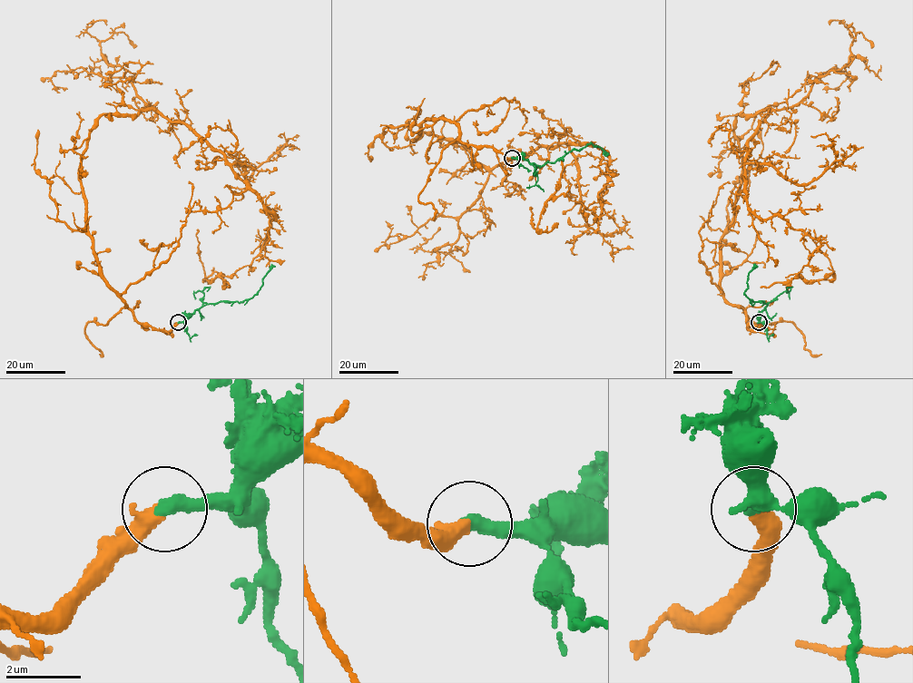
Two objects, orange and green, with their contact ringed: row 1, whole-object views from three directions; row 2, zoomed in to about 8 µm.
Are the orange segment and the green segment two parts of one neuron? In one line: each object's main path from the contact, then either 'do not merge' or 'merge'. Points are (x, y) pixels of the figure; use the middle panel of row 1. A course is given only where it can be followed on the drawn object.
orange runs (512, 158), (442, 119), (413, 141), (492, 168), (608, 155), (597, 219), (563, 194), (538, 234), (530, 207); green runs (512, 158), (526, 159), (540, 166), (555, 162), (569, 151), (591, 143), (609, 154); merge

